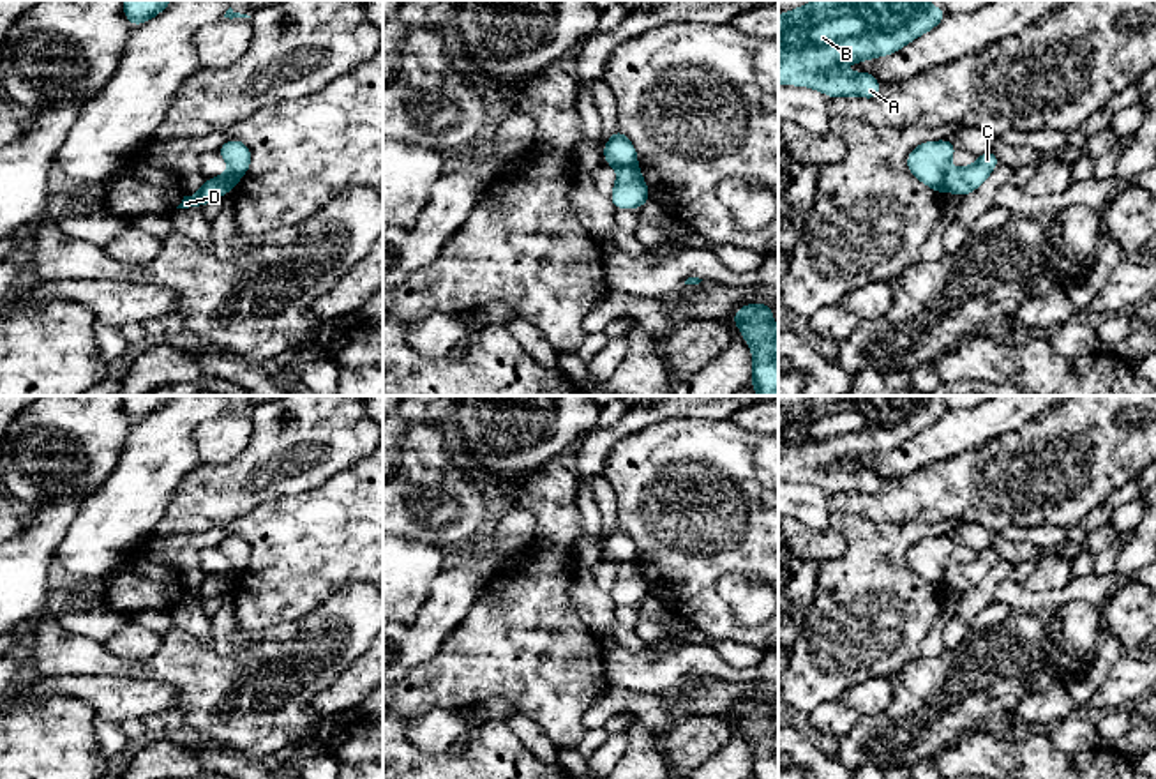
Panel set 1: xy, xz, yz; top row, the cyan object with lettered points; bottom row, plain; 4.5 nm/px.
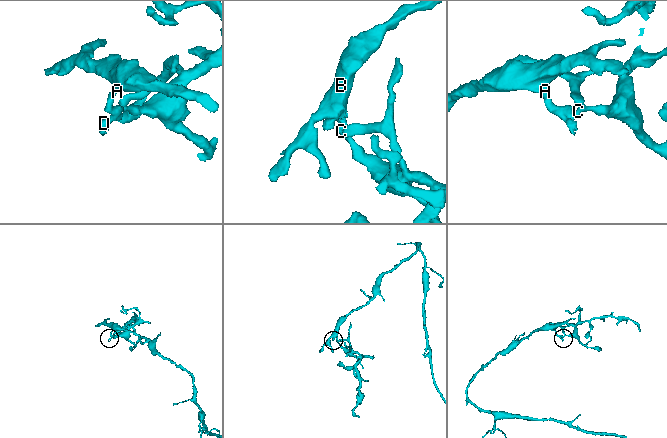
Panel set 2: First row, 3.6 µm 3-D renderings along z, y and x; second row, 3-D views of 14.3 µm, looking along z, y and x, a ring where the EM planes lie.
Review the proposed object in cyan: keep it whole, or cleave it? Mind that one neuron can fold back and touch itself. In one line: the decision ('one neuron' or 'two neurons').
two neurons

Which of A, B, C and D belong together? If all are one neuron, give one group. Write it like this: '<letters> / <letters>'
A B D / C

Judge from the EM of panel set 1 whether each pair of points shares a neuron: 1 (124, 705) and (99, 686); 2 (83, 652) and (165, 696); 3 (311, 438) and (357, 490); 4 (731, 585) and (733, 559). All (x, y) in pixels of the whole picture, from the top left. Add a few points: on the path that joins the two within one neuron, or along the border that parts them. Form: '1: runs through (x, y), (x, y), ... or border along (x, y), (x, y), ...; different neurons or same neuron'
1: runs through (119, 700), (105, 691); same neuron
2: border along (90, 673), (150, 677), (157, 680); different neurons
3: border along (364, 458), (323, 484), (304, 491); different neurons
4: border along (759, 576), (719, 582), (733, 615); different neurons

